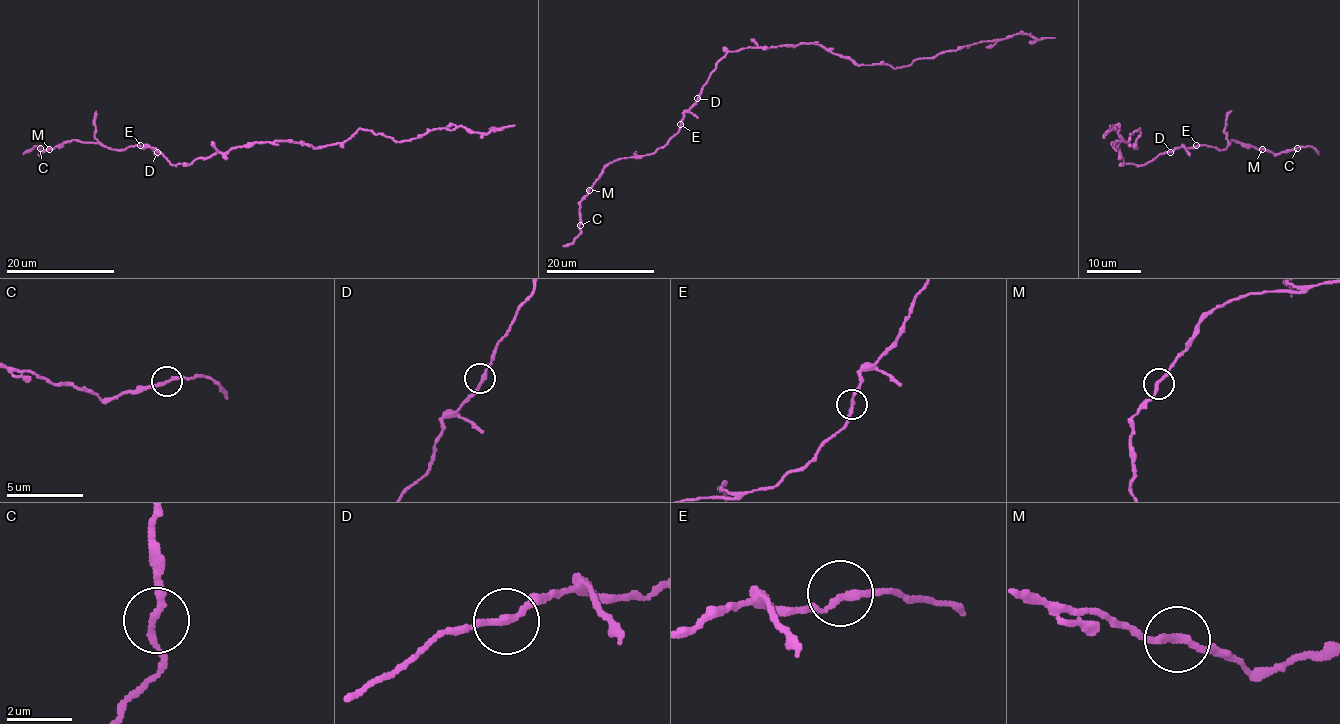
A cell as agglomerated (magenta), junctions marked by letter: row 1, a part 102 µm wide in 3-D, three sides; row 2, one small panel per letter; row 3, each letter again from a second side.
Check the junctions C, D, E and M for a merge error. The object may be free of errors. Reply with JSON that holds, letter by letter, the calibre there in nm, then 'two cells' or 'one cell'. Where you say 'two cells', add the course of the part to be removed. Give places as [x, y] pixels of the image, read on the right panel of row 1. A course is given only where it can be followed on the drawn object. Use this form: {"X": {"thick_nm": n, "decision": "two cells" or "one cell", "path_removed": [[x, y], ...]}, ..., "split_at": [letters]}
{"C": {"thick_nm": 220, "decision": "one cell"}, "D": {"thick_nm": 200, "decision": "one cell"}, "E": {"thick_nm": 200, "decision": "one cell"}, "M": {"thick_nm": 200, "decision": "one cell"}, "split_at": []}

